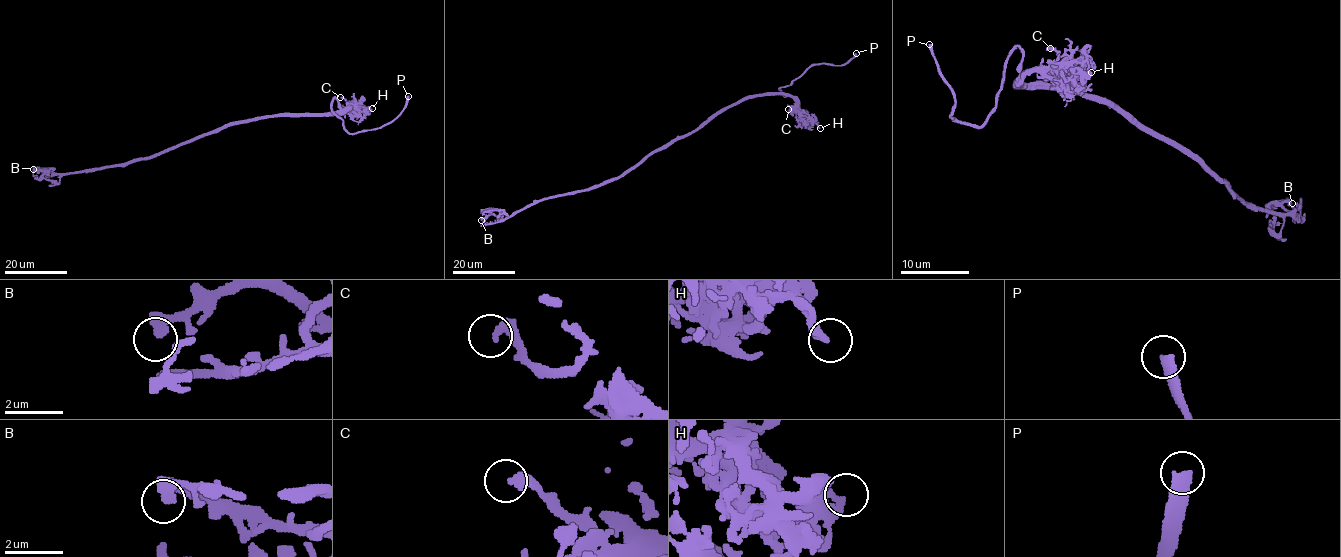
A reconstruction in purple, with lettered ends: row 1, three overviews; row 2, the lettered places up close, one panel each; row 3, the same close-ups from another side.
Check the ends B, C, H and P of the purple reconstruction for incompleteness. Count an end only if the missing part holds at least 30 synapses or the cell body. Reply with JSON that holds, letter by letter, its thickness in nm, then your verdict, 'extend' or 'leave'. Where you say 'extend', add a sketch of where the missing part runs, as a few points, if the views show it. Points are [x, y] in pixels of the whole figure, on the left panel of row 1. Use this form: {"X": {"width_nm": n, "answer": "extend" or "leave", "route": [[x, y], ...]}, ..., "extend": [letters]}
{"B": {"width_nm": 280, "answer": "leave"}, "C": {"width_nm": 240, "answer": "leave"}, "H": {"width_nm": 280, "answer": "leave"}, "P": {"width_nm": 320, "answer": "extend", "route": [[408, 96], [404, 59], [396, 50], [396, 36]]}, "extend": ["P"]}

